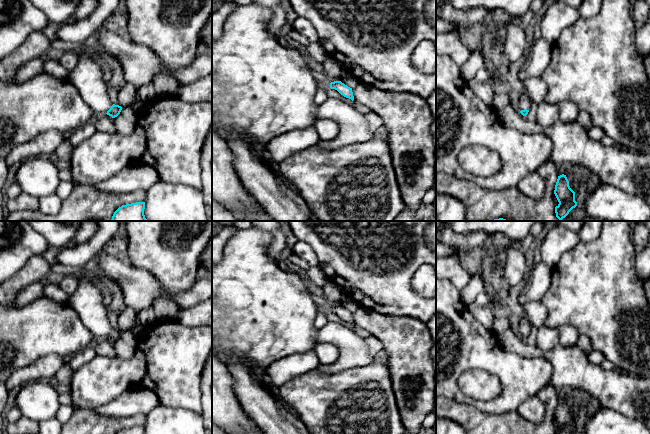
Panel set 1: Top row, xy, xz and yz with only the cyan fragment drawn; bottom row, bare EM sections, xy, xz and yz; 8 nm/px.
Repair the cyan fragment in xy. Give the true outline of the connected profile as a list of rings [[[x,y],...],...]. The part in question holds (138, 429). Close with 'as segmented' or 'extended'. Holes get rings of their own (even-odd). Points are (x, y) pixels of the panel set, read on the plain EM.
[[[136,426],[122,429],[117,434],[144,434],[144,433],[145,433],[145,426]]]; as segmented

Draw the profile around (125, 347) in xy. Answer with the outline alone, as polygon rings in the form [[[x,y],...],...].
[[[122,331],[120,338],[114,342],[117,356],[123,359],[131,359],[136,351],[137,339],[131,332]]]

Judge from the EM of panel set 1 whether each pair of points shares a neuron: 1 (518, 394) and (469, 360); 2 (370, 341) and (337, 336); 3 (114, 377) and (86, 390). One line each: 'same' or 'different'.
1: same
2: different
3: same

